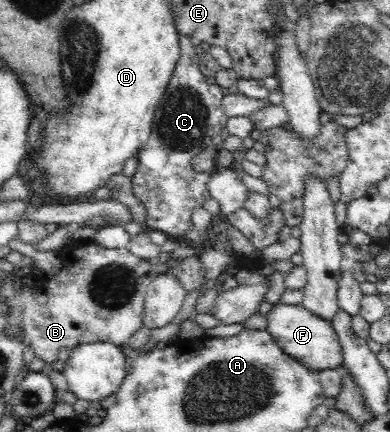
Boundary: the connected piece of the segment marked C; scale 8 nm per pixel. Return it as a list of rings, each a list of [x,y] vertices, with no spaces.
[[[181,35],[179,42],[179,60],[154,112],[149,138],[136,154],[136,172],[129,177],[133,196],[145,207],[143,225],[148,230],[171,236],[185,236],[193,229],[193,210],[211,199],[207,183],[213,172],[196,173],[191,167],[191,158],[212,146],[213,136],[220,134],[228,121],[222,109],[221,87],[205,81],[206,76],[199,69],[199,54],[189,38]]]

